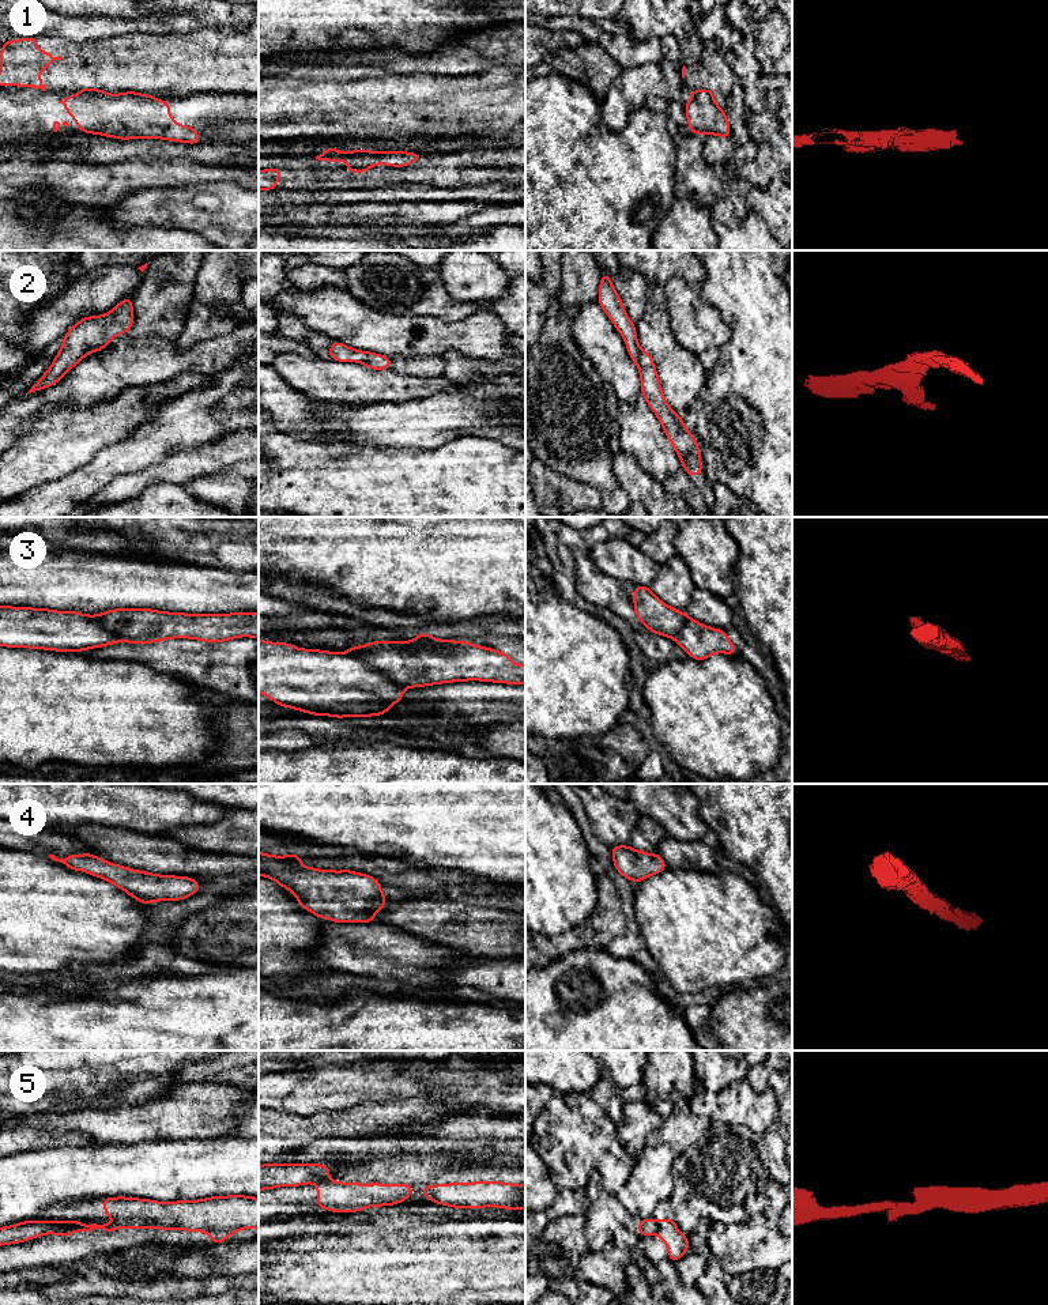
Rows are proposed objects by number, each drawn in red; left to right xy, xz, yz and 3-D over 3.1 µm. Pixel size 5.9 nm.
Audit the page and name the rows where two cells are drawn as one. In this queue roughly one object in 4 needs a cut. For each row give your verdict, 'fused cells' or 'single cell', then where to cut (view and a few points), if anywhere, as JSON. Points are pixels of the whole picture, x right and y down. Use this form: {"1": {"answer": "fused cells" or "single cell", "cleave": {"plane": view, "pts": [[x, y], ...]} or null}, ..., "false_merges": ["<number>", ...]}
{"1": {"answer": "fused cells", "cleave": {"plane": "xz", "pts": [[347, 165], [368, 168]]}}, "2": {"answer": "single cell", "cleave": null}, "3": {"answer": "fused cells", "cleave": {"plane": "xz", "pts": [[346, 652], [404, 687]]}}, "4": {"answer": "single cell", "cleave": null}, "5": {"answer": "fused cells", "cleave": {"plane": "xy", "pts": [[63, 1228], [52, 1233]]}}, "false_merges": ["1", "3", "5"]}

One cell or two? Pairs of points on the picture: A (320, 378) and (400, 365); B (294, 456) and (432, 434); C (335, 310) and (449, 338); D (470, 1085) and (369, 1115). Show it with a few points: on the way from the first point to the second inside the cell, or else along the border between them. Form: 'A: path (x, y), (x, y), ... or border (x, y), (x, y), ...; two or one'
A: border (391, 369), (423, 377); two
B: border (328, 440), (361, 447), (391, 448); two
C: path (364, 325), (408, 325), (411, 323), (421, 323); one
D: border (391, 1098), (423, 1098), (429, 1102), (452, 1108); two

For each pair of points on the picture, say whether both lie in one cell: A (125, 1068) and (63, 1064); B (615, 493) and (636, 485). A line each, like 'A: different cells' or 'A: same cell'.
A: same cell
B: different cells

